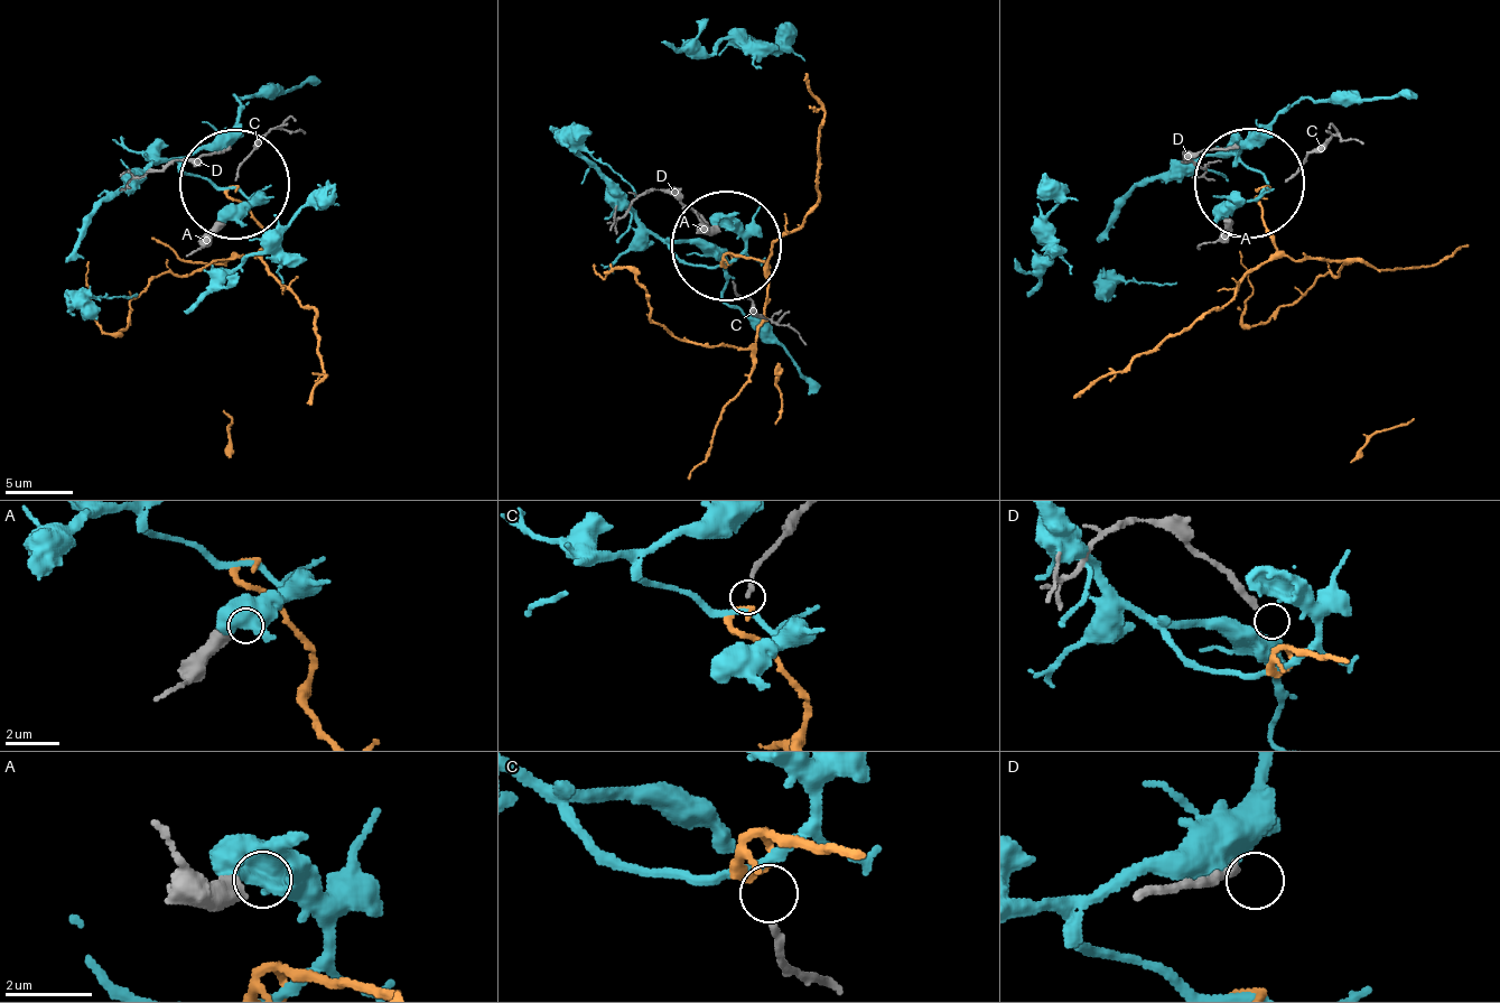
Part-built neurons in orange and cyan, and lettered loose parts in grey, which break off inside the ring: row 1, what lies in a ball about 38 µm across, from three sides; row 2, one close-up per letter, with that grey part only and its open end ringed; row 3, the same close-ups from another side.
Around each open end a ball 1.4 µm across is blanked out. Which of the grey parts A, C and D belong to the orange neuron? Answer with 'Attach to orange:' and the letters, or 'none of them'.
Attach to orange: C

